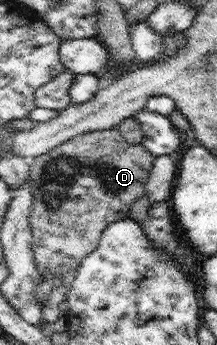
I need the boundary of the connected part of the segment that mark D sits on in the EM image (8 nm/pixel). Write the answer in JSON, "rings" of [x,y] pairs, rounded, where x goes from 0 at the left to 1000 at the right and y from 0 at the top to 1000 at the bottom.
{"rings":[[[530,368],[498,377],[438,377],[424,383],[364,388],[323,406],[290,412],[249,435],[221,438],[198,449],[134,464],[134,525],[143,525],[152,597],[143,597],[143,614],[134,614],[129,635],[147,667],[157,745],[189,803],[203,803],[212,788],[240,791],[240,806],[263,800],[295,803],[313,797],[318,786],[336,783],[336,777],[355,780],[364,768],[456,713],[456,696],[465,696],[475,670],[493,652],[507,652],[512,643],[594,635],[594,623],[604,620],[604,591],[641,571],[668,565],[668,530],[677,530],[687,504],[696,501],[710,461],[714,455],[696,449],[696,443],[687,443],[645,414],[585,414],[581,403],[567,391],[558,391],[558,380]]]}

